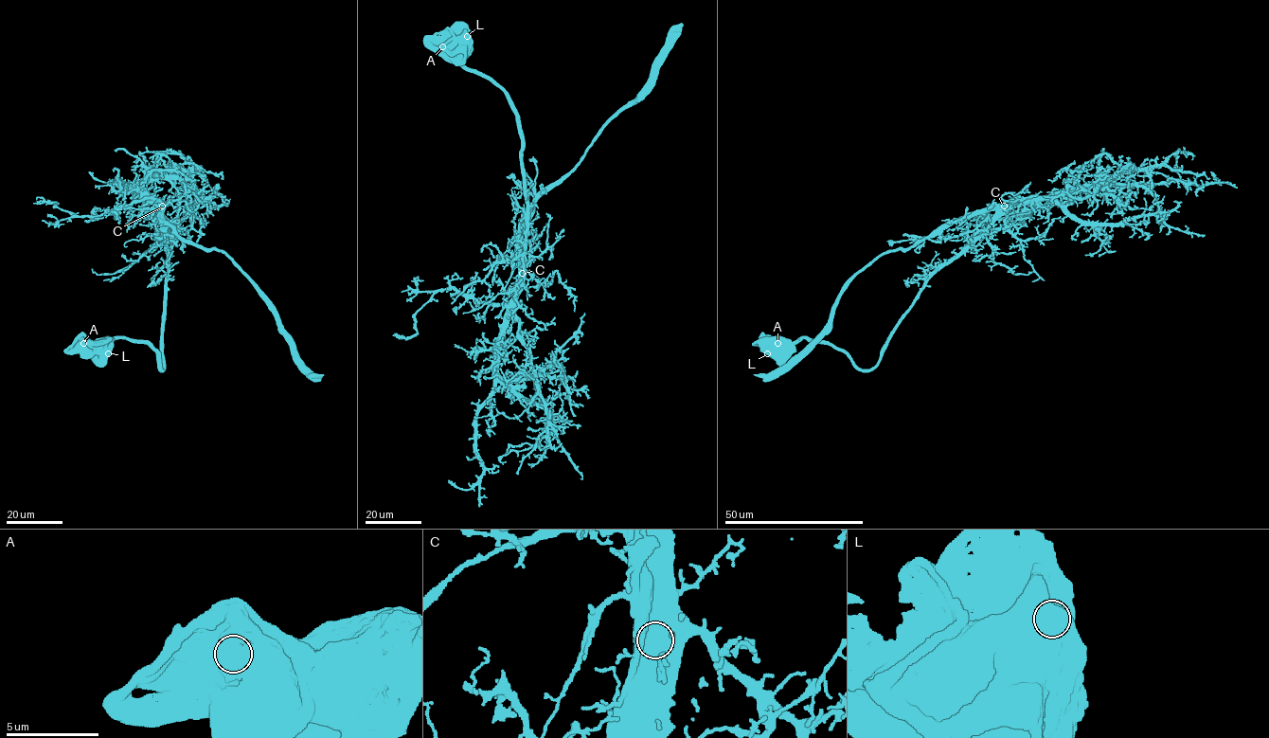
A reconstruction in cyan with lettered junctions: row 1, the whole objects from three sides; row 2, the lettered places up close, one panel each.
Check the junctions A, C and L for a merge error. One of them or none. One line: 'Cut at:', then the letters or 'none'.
Cut at: none

